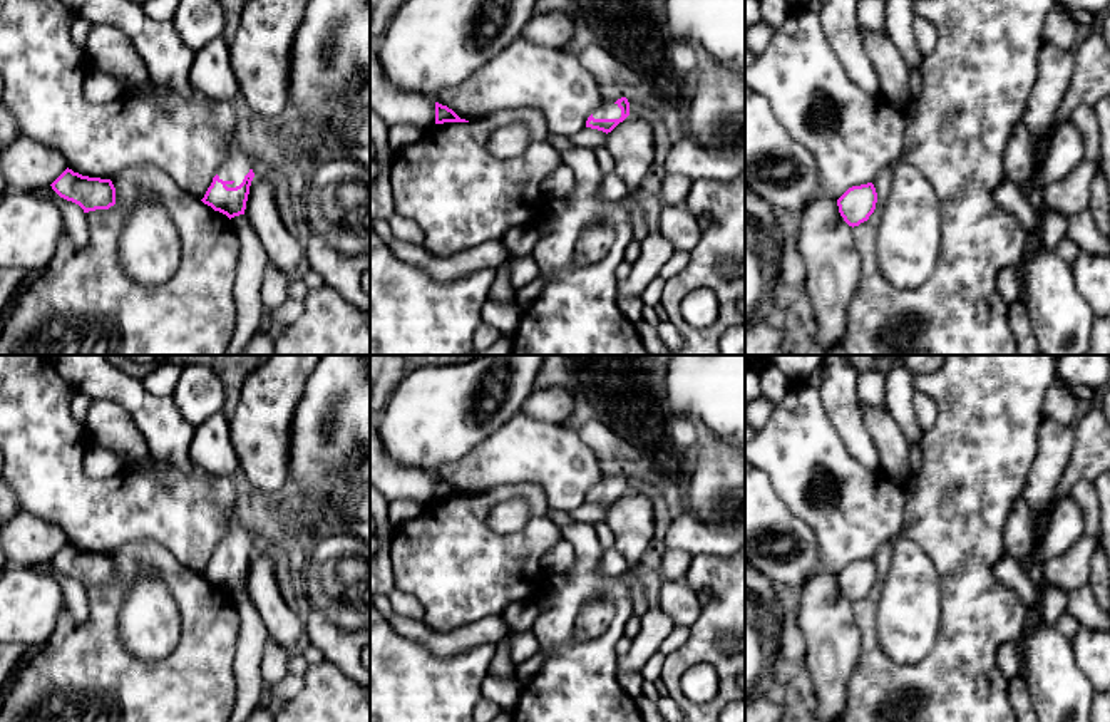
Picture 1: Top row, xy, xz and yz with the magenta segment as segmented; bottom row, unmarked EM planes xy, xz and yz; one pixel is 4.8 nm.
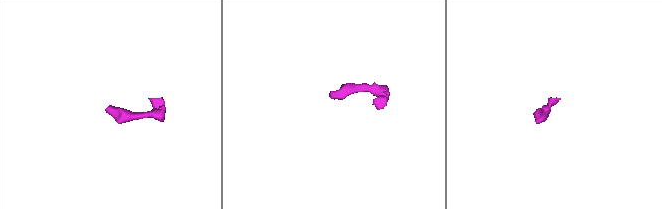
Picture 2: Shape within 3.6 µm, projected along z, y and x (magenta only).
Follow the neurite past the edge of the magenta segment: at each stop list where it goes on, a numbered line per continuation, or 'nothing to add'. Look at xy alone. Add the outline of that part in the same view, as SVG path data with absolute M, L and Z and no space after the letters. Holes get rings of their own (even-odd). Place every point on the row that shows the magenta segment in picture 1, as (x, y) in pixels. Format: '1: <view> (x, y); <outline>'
1: xy (236, 165); M233 137L228 147L226 159L218 169L219 179L226 181L228 188L236 188L243 183L244 176L249 173L253 161L239 151L236 139Z

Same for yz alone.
nothing to add

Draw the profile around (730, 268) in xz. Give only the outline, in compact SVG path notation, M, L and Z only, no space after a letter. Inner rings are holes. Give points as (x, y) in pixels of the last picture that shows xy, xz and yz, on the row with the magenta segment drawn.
M730 258L718 265L718 271L723 278L737 278L745 275L745 261L740 258Z

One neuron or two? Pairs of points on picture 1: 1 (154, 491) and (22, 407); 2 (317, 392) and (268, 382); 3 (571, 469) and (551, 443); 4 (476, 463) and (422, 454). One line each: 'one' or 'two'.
1: one
2: two
3: one
4: two

